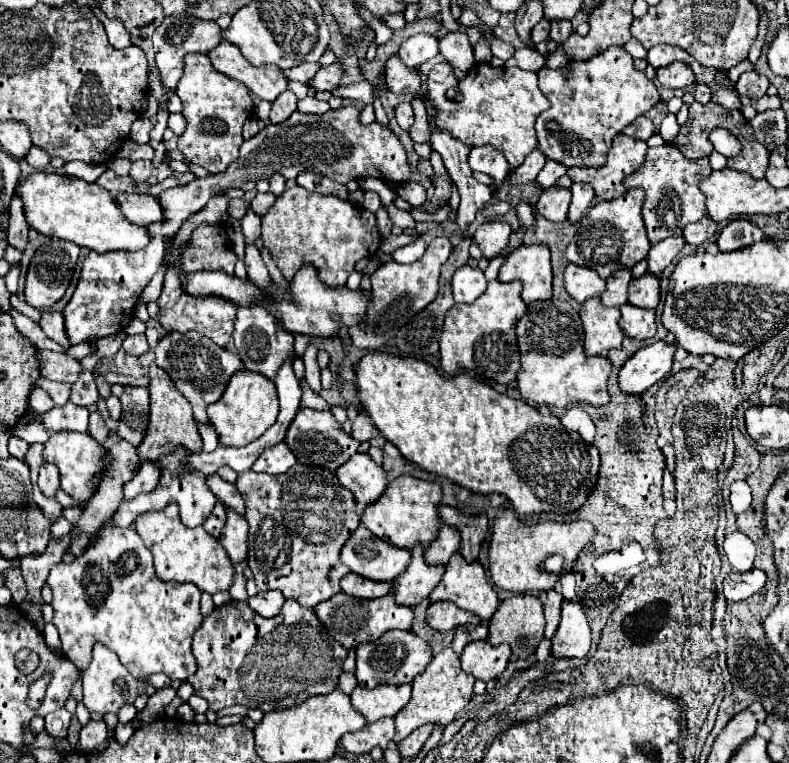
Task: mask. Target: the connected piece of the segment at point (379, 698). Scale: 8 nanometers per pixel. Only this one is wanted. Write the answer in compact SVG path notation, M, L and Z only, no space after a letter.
M380 684L372 690L356 686L350 698L352 698L352 706L358 712L362 712L368 722L376 722L384 716L396 716L410 702L410 694L412 694L410 684L402 684L402 686Z

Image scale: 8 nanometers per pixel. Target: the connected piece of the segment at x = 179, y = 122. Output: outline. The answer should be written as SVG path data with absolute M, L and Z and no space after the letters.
M170 114L170 118L168 118L168 128L170 128L176 136L182 134L184 128L186 128L186 118L184 118L182 114Z

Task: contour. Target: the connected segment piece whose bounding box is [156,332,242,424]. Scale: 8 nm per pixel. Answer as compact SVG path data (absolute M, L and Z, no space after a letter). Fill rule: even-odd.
M194 332L166 334L156 346L156 364L170 374L170 378L174 380L178 390L192 404L194 418L202 424L210 424L208 414L206 414L208 404L218 402L222 398L230 376L238 368L242 368L242 360L236 354L232 354L220 346L214 346L214 342L210 342L208 338L202 338L202 334L194 334Z

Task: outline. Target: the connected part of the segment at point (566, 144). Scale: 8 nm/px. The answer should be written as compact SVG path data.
M618 46L588 58L572 60L558 70L538 70L540 88L550 100L550 108L536 120L538 144L546 158L564 166L602 166L612 146L612 138L620 134L634 118L648 112L660 102L660 94L652 80L646 78L632 62L632 56Z

